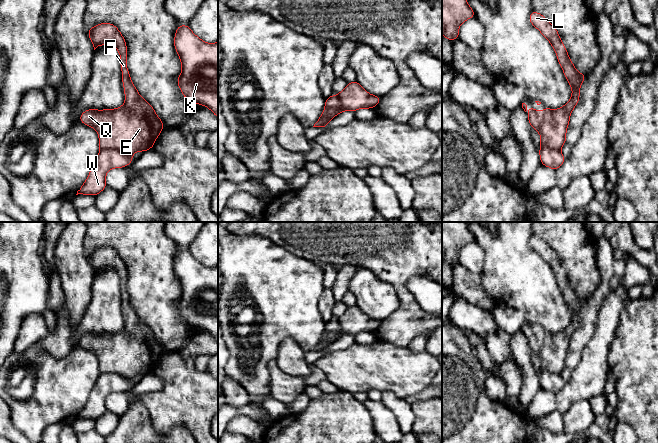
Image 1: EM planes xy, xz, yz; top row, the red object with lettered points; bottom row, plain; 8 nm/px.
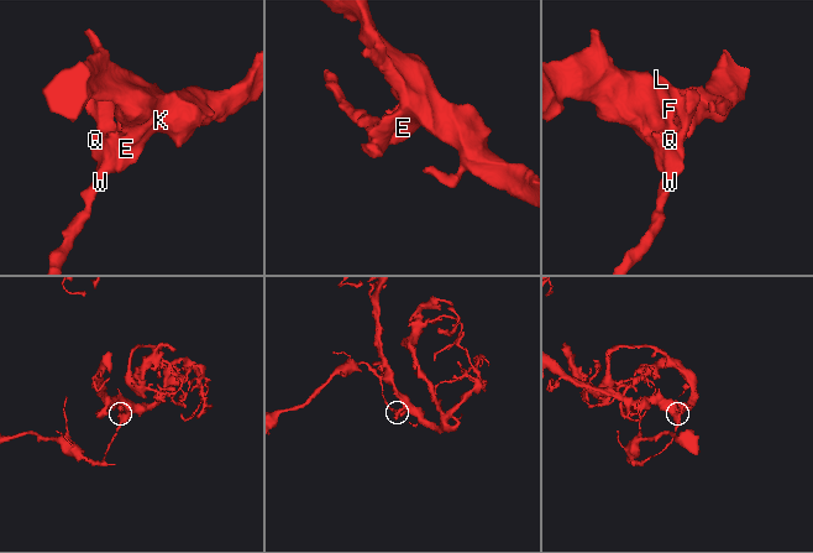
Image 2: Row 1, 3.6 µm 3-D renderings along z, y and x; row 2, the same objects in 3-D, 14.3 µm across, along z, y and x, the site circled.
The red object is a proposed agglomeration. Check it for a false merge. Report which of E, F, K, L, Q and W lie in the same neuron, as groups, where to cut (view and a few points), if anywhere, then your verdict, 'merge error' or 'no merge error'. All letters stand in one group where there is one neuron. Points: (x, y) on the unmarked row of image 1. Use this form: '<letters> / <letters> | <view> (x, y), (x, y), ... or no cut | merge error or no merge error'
E F K L Q / W | xy (100, 372), (117, 373), (131, 383) | merge error

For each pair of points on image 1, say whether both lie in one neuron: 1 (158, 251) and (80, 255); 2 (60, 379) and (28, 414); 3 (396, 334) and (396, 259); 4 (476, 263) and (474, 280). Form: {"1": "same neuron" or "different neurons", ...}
{"1": "different neurons", "2": "same neuron", "3": "same neuron", "4": "different neurons"}

